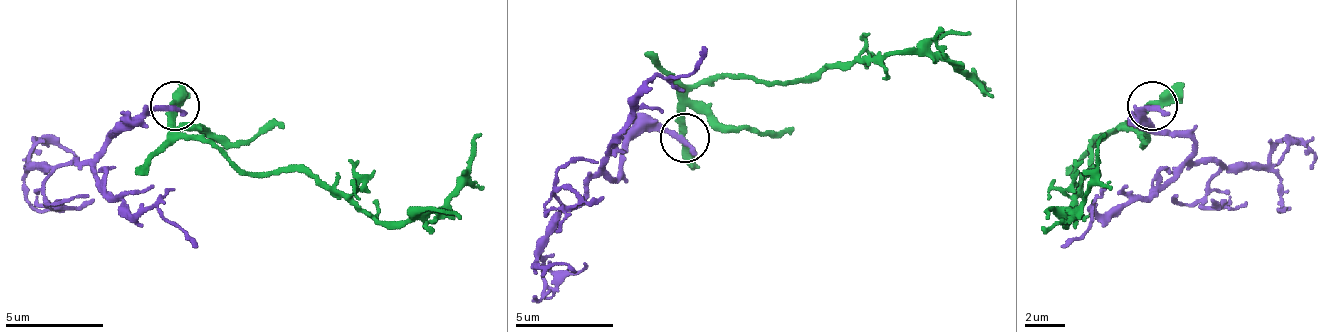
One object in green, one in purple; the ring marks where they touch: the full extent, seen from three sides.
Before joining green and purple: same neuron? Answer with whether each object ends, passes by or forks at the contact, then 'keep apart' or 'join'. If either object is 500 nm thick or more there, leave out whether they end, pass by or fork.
green passes by | purple ends | keep apart

